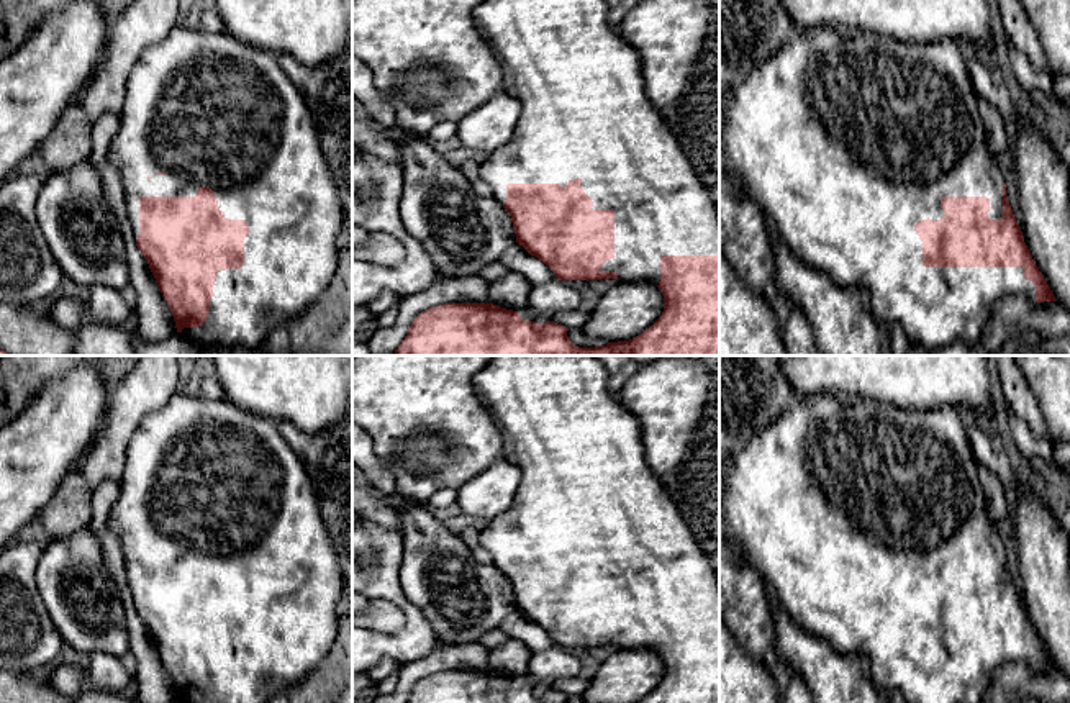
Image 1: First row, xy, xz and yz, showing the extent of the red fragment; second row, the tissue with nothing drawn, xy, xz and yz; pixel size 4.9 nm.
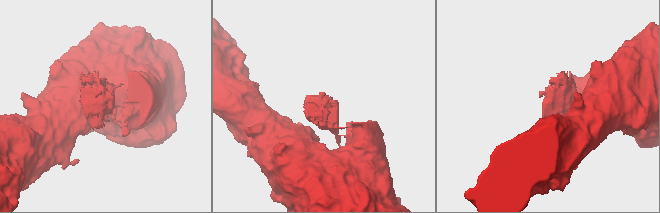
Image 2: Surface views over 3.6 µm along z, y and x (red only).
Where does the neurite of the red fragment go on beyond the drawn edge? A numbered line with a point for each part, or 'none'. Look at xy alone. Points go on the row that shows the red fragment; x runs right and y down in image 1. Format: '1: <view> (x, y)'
1: xy (205, 108)

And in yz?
1: yz (844, 143)

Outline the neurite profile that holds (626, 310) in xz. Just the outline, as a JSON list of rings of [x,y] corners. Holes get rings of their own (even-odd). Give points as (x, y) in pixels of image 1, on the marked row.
[[[619,282],[600,297],[582,331],[608,342],[629,341],[660,318],[664,305],[664,295],[655,283]]]

